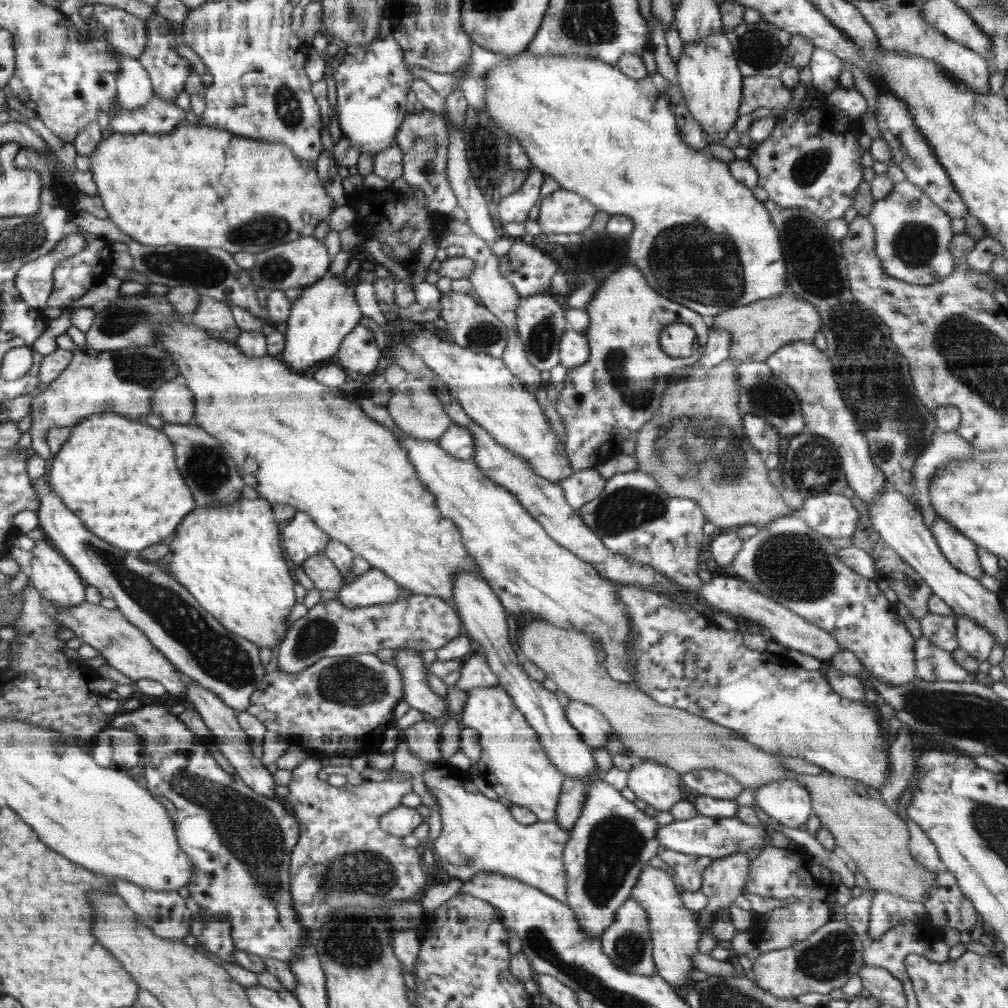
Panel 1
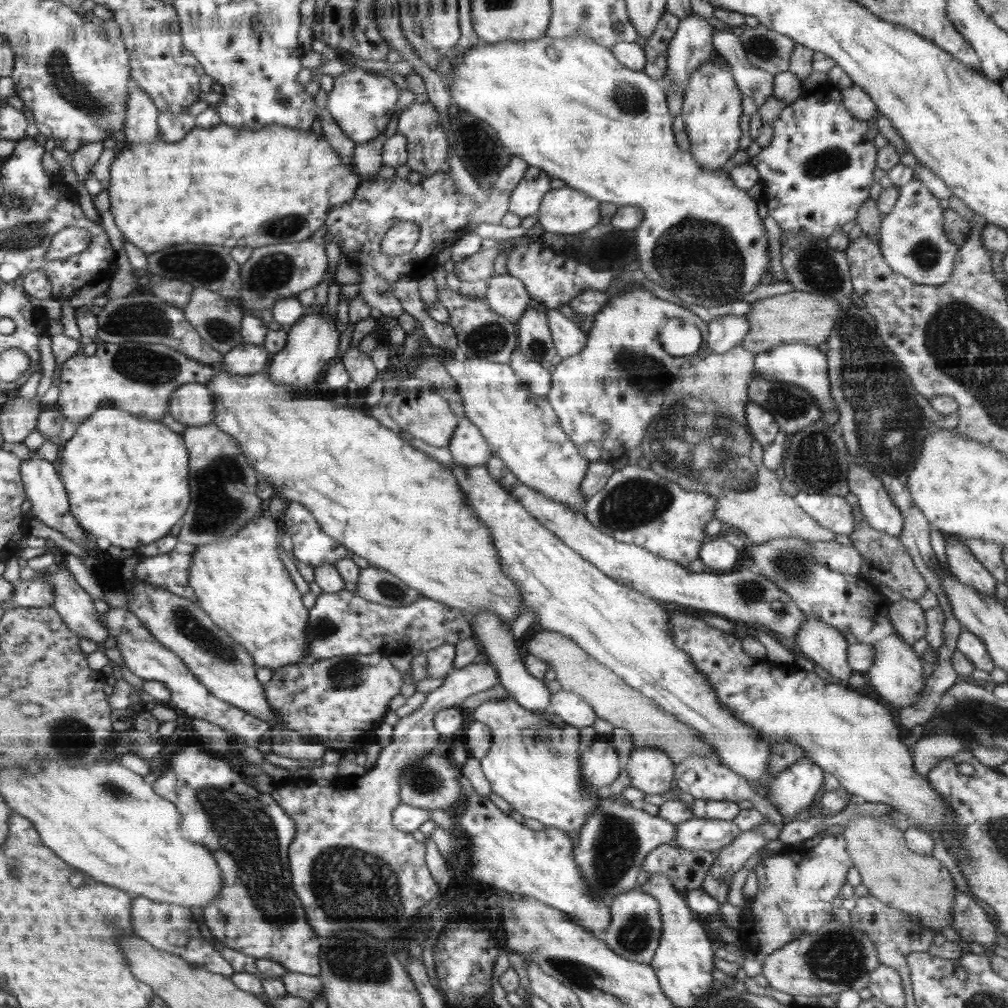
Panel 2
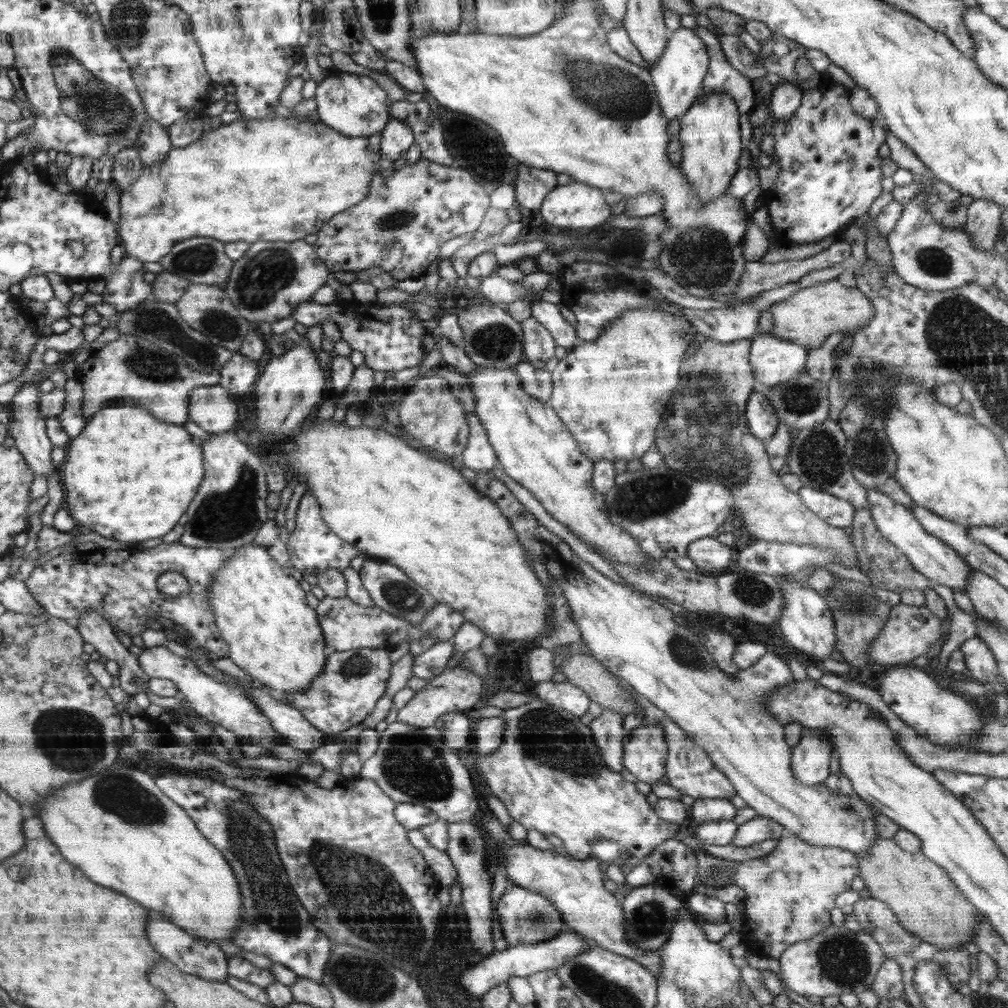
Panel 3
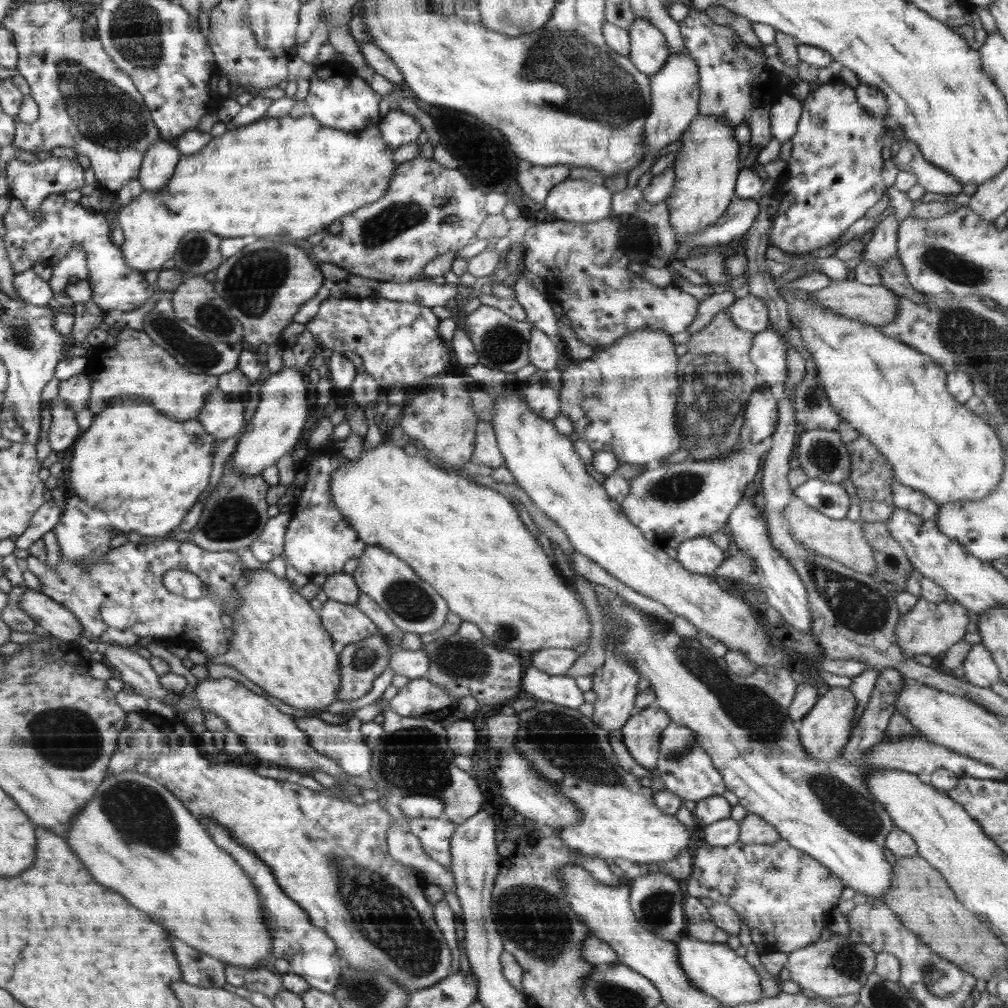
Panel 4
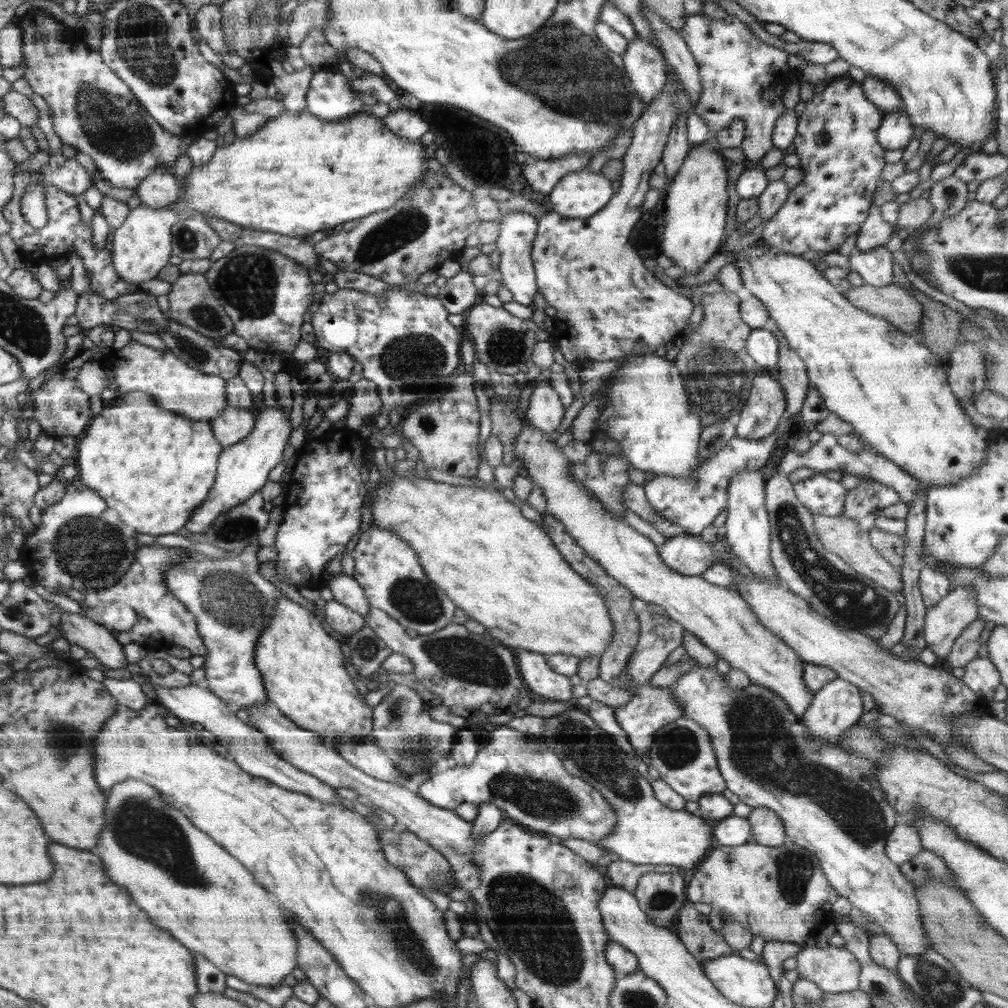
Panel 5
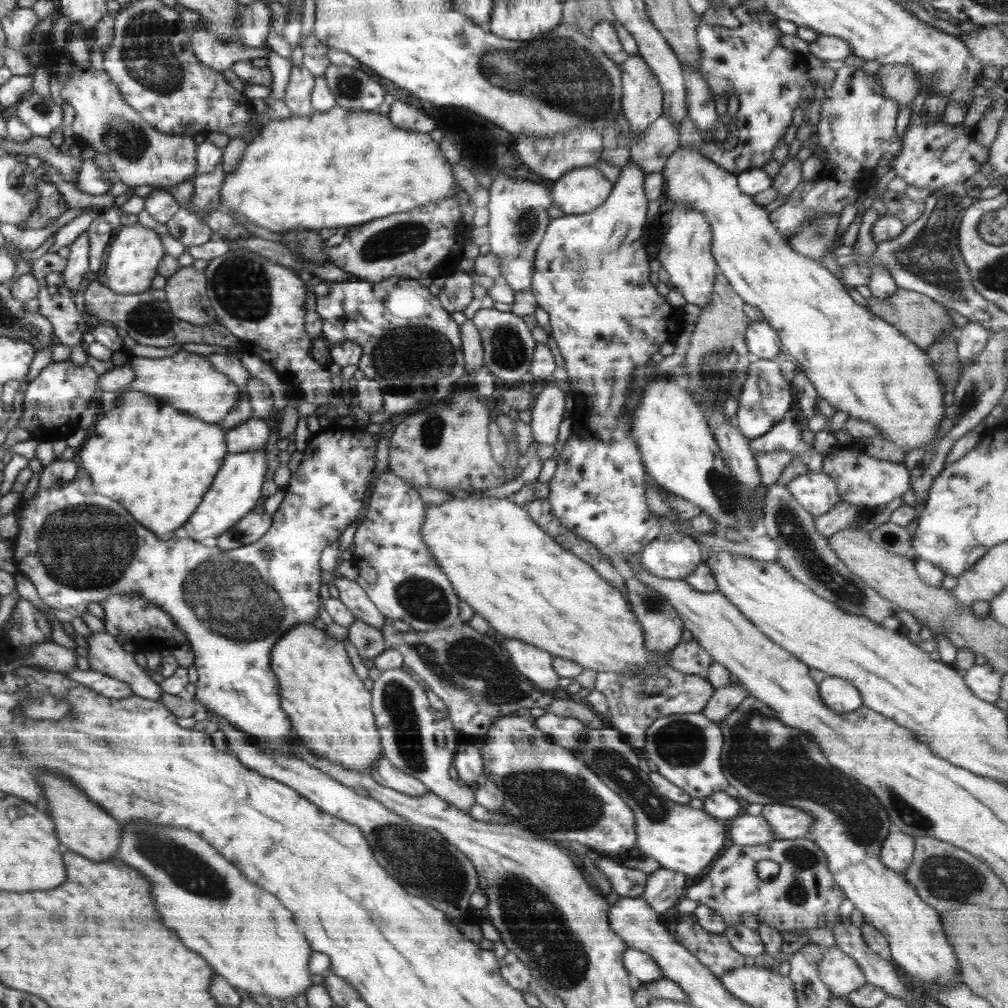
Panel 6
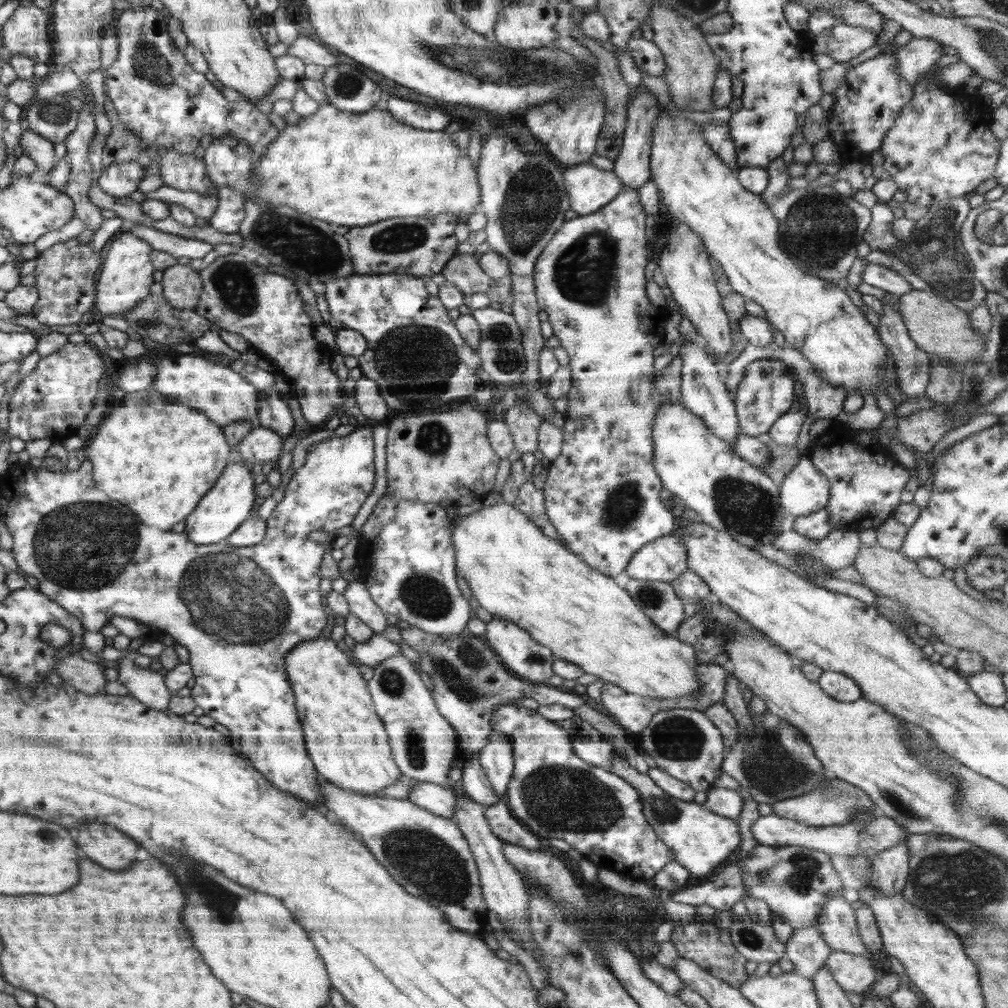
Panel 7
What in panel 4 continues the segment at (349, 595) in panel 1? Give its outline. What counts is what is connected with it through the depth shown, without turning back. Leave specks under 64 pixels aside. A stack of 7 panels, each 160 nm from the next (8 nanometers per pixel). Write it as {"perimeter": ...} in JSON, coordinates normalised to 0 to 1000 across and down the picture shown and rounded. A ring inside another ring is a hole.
{"perimeter":[[[365,541],[355,553],[355,558],[348,572],[356,585],[372,595],[397,625],[415,630],[427,629],[437,625],[441,619],[442,609],[445,607],[443,597],[402,556],[378,542]]]}

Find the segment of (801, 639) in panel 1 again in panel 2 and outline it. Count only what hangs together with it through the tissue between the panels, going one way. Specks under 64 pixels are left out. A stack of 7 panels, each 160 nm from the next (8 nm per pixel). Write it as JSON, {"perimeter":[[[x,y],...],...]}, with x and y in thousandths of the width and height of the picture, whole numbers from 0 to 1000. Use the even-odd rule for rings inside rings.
{"perimeter":[[[487,451],[481,463],[486,472],[512,494],[535,520],[544,524],[579,556],[583,556],[601,571],[605,571],[615,579],[620,579],[623,583],[656,598],[671,597],[675,601],[701,605],[724,616],[753,618],[776,629],[779,633],[789,635],[798,615],[798,608],[786,592],[782,591],[781,587],[775,586],[775,583],[772,583],[763,573],[733,563],[722,567],[703,565],[688,567],[684,563],[661,556],[630,540],[612,537],[601,529],[593,527],[583,518],[578,507],[569,507],[562,503],[562,500],[550,498],[537,488],[518,480],[496,454]]]}

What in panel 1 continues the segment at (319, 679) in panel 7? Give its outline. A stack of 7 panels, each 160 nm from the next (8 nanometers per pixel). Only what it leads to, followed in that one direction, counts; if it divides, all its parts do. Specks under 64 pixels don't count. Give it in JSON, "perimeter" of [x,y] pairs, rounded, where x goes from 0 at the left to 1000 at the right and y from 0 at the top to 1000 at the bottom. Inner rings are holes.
{"perimeter":[[[258,492],[252,496],[239,493],[230,500],[223,500],[222,504],[194,504],[181,516],[181,524],[177,524],[168,541],[167,550],[158,554],[157,560],[184,580],[204,607],[258,644],[264,641],[270,644],[283,635],[288,605],[294,599],[293,577],[278,544],[278,522],[267,496]]]}

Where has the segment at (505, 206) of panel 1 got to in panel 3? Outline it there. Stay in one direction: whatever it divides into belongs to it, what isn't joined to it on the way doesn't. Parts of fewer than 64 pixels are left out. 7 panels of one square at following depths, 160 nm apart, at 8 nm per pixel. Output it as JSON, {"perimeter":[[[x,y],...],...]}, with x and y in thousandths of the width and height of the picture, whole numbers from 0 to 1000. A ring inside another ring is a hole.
{"perimeter":[[[514,165],[514,179],[511,183],[512,204],[524,208],[534,208],[542,193],[553,186],[553,173],[550,170],[527,165]]]}

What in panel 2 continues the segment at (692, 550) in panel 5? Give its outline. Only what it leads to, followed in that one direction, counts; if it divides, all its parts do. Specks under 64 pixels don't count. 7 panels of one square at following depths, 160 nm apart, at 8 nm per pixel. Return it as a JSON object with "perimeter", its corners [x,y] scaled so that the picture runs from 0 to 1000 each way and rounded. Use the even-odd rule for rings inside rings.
{"perimeter":[[[708,533],[701,534],[701,537],[695,542],[692,552],[700,565],[722,567],[731,561],[733,547],[718,534]]]}

